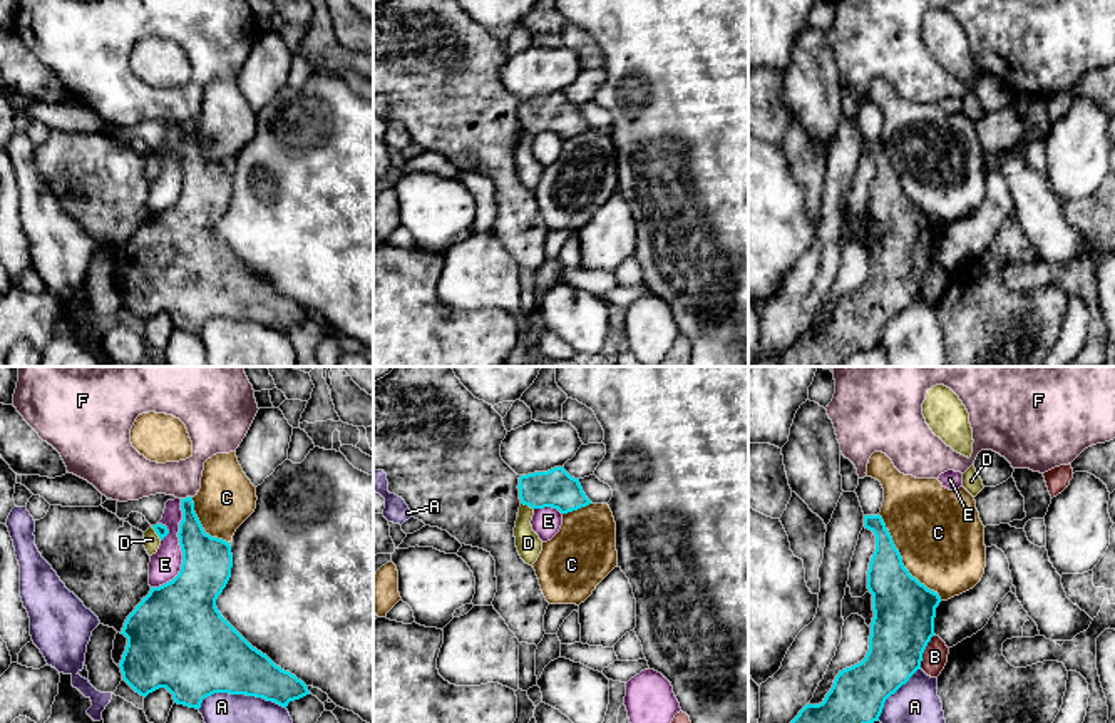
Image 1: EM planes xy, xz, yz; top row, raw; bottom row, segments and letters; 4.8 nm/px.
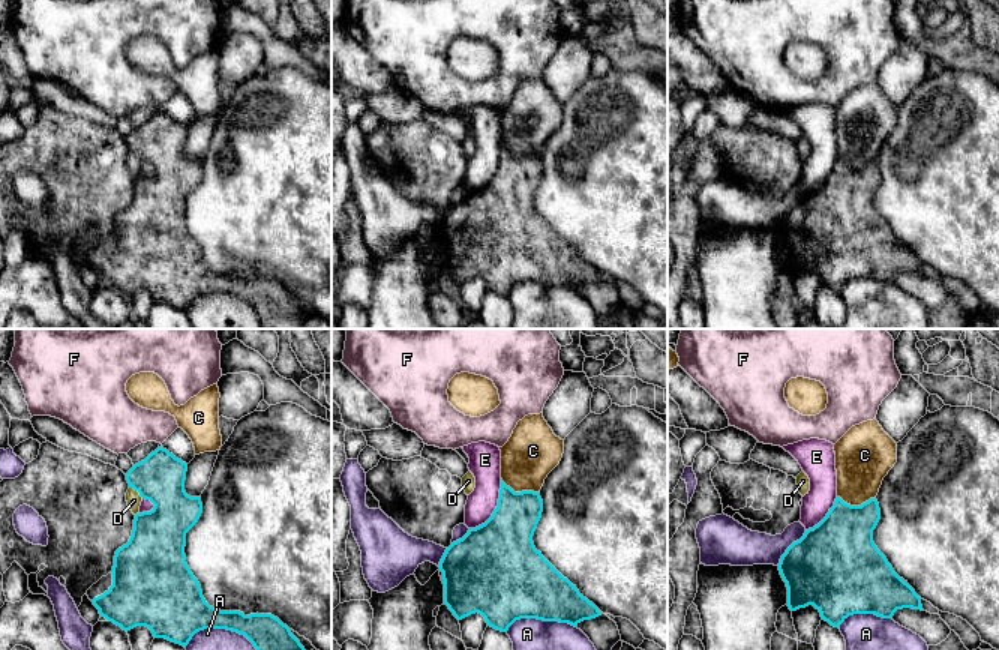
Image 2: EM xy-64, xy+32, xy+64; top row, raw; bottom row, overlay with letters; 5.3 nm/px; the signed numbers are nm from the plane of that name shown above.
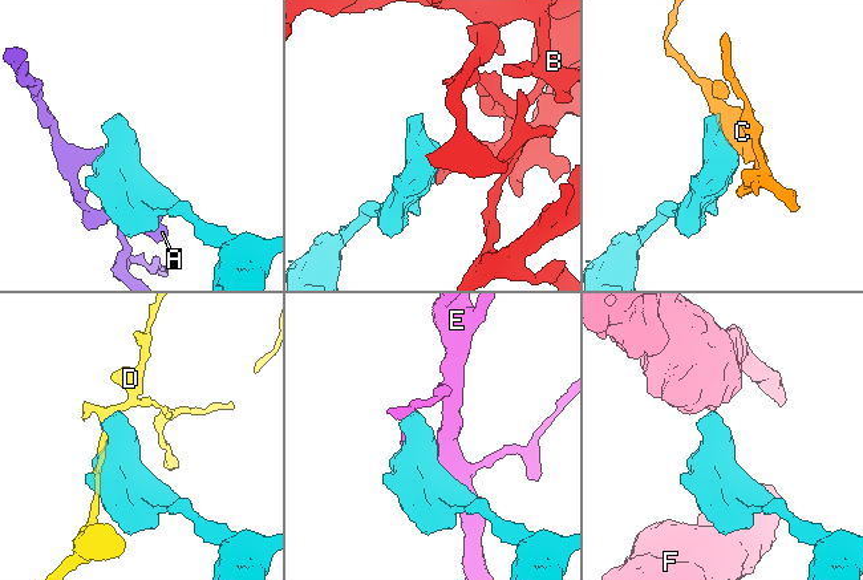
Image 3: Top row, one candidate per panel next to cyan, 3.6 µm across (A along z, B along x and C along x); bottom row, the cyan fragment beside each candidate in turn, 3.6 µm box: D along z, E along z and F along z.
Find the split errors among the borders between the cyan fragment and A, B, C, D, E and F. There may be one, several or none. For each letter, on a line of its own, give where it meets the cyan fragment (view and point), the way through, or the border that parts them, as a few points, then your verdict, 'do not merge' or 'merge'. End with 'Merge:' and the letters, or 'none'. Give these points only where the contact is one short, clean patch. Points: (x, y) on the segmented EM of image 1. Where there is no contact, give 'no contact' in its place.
A: contact xy (240, 693); do not merge
B: contact yz (923, 651); border yz (935, 635), (923, 653), (919, 668); do not merge
C: contact yz (901, 561); do not merge
D: contact xz (528, 504); do not merge
E: contact xy (181, 549); do not merge
F: contact xy (186, 497); border xy (191, 496), (181, 499); do not merge
Merge: none

